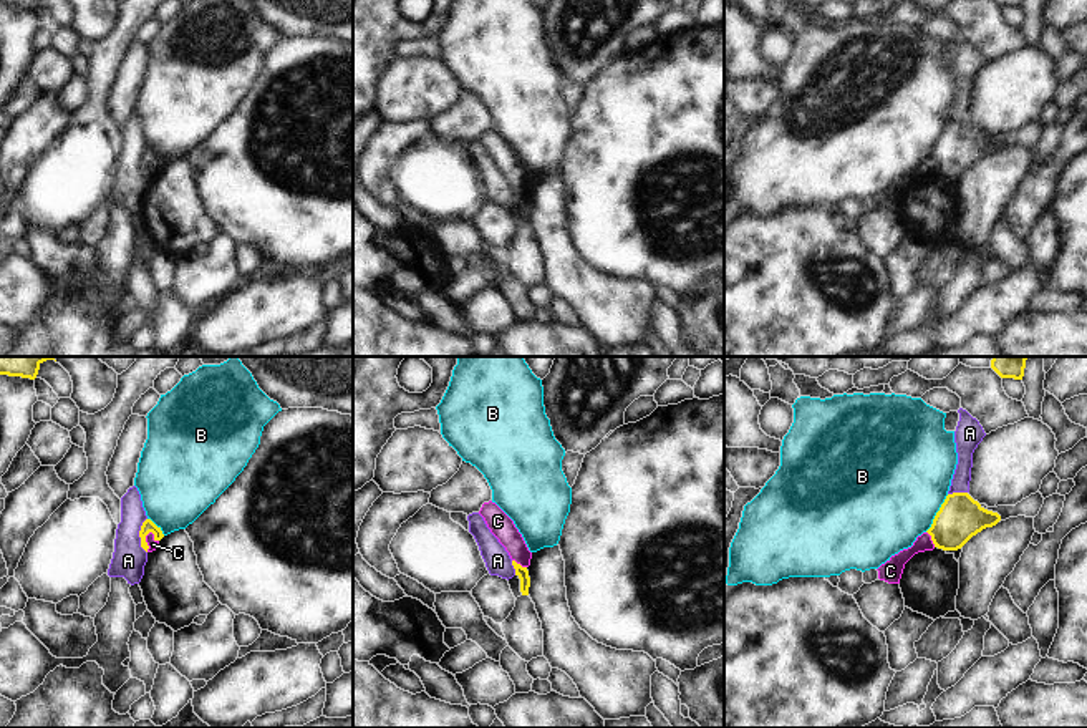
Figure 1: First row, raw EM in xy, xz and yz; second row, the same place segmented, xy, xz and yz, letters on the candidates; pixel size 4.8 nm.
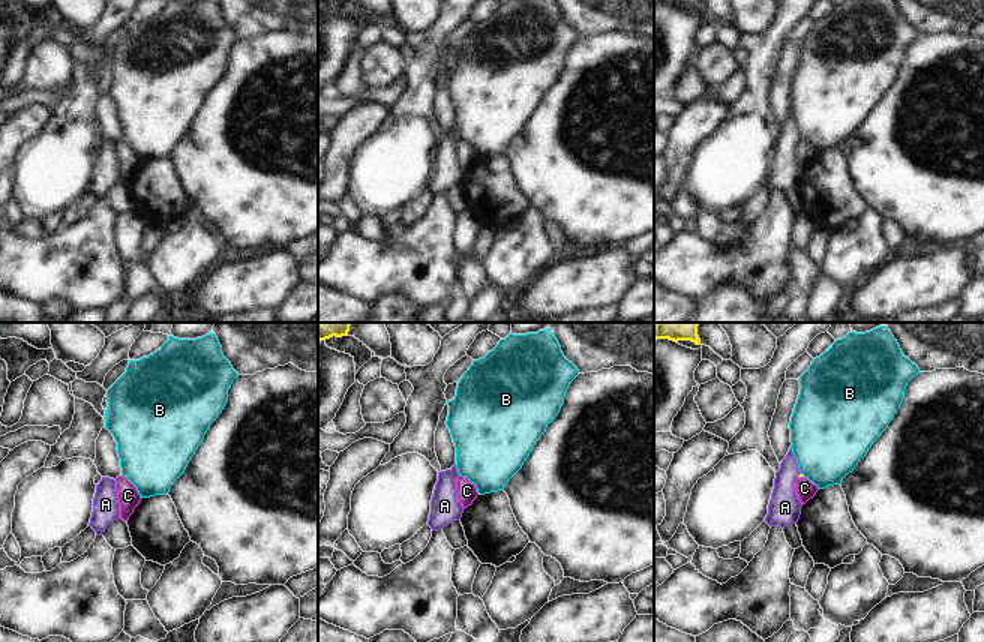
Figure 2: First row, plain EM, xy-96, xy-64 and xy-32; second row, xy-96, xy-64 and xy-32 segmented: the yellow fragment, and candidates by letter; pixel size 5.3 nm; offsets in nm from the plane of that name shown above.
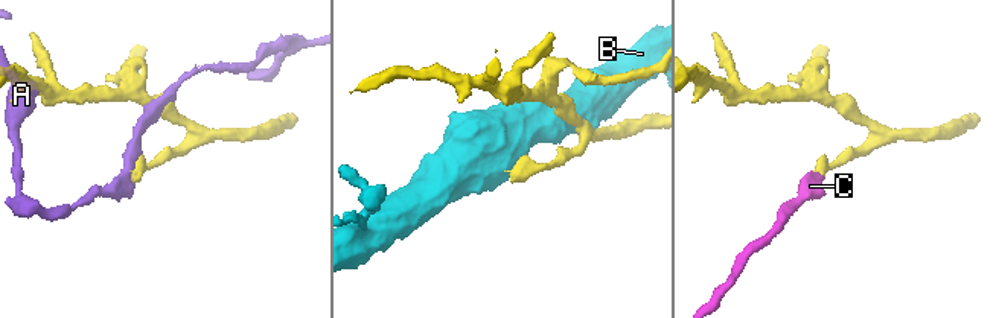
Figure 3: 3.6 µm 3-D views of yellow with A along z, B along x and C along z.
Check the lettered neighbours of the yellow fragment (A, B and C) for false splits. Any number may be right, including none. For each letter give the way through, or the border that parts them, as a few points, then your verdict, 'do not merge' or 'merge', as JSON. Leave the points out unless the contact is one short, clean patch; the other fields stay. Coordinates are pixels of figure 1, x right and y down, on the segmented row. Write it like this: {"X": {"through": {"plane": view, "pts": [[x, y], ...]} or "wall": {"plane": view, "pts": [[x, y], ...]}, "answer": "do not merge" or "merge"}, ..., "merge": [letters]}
{"A": {"answer": "do not merge"}, "B": {"answer": "do not merge"}, "C": {"through": {"plane": "xy", "pts": [[148, 526], [144, 541], [153, 544]]}, "answer": "merge"}, "merge": ["C"]}

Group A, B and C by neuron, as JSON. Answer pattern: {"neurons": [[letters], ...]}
{"neurons": [["A"], ["B"], ["C"]]}

